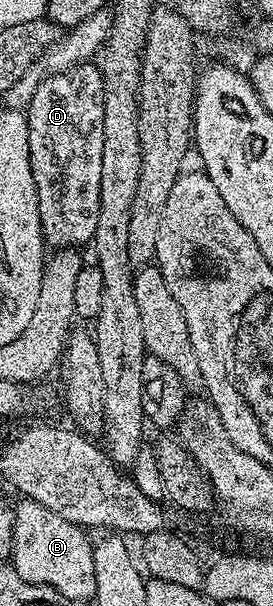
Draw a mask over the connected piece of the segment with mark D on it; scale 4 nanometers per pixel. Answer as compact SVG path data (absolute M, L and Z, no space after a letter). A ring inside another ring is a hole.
M86 64L77 70L59 72L44 79L24 110L42 235L50 248L66 248L74 244L70 242L89 243L98 219L106 89L97 65Z

